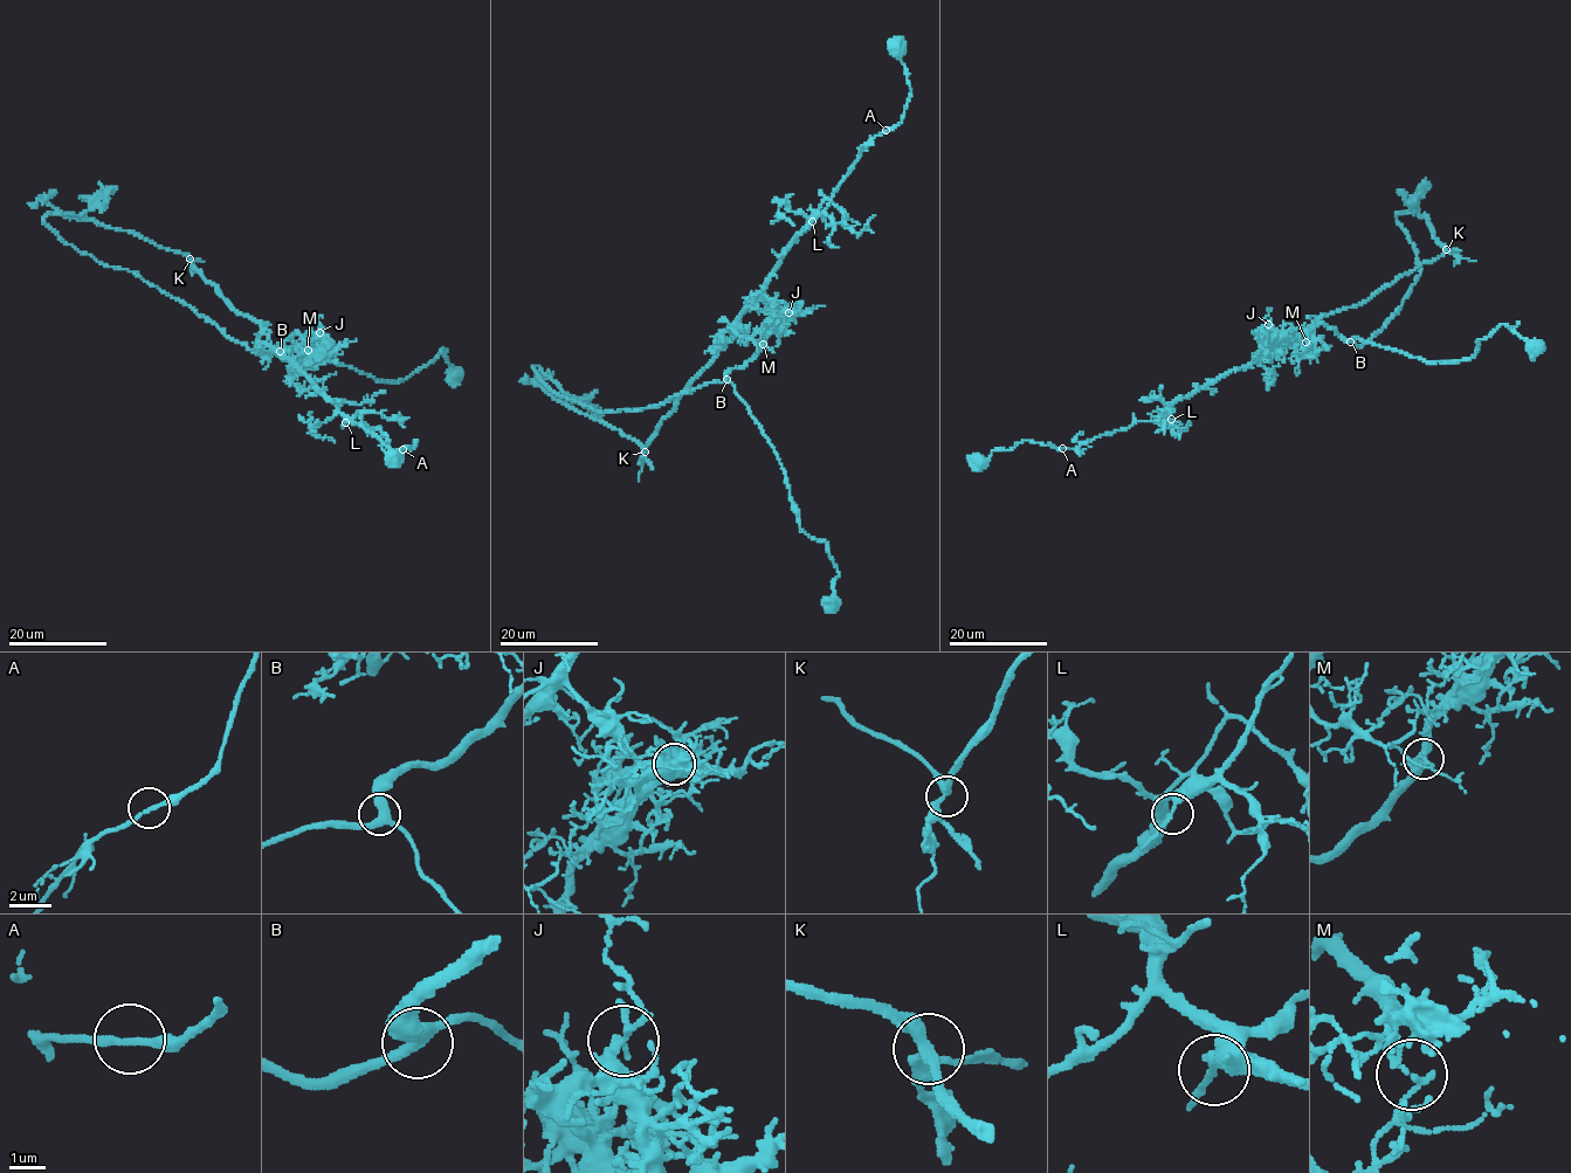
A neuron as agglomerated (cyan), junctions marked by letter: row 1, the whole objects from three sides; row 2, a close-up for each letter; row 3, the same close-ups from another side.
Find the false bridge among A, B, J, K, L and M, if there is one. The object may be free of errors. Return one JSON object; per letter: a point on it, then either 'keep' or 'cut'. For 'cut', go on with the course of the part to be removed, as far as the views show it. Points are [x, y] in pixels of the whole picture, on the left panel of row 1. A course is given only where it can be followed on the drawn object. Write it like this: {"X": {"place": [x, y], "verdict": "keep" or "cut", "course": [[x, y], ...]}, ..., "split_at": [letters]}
{"A": {"place": [402, 449], "verdict": "keep"}, "B": {"place": [280, 351], "verdict": "keep"}, "J": {"place": [319, 332], "verdict": "keep"}, "K": {"place": [190, 259], "verdict": "keep"}, "L": {"place": [345, 422], "verdict": "keep"}, "M": {"place": [308, 350], "verdict": "cut", "course": [[308, 350], [294, 332], [278, 352], [249, 350], [45, 221], [81, 215], [116, 187]]}, "split_at": ["M"]}

